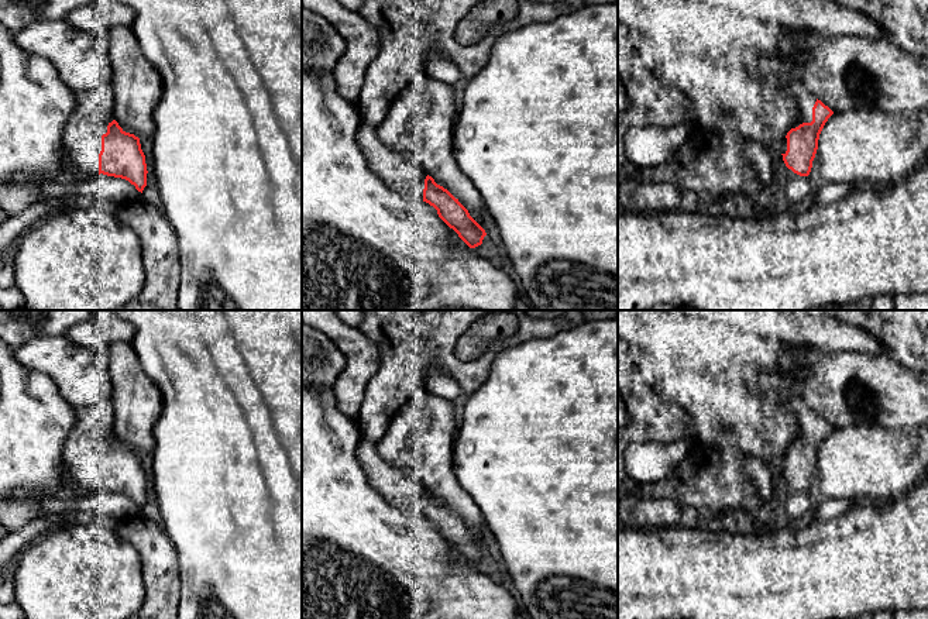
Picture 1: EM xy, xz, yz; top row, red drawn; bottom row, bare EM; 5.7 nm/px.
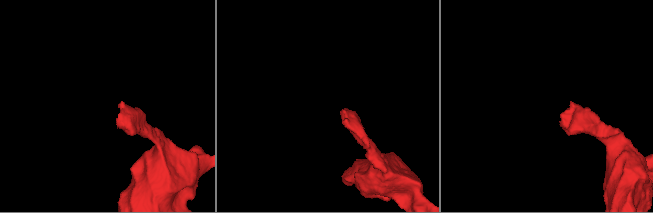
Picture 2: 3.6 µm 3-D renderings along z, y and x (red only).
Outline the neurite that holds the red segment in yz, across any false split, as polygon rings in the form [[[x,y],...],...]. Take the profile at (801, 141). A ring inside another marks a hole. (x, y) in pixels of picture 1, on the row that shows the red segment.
[[[800,87],[794,92],[798,116],[787,133],[783,161],[800,176],[808,176],[818,149],[819,134],[834,111],[812,93]]]

